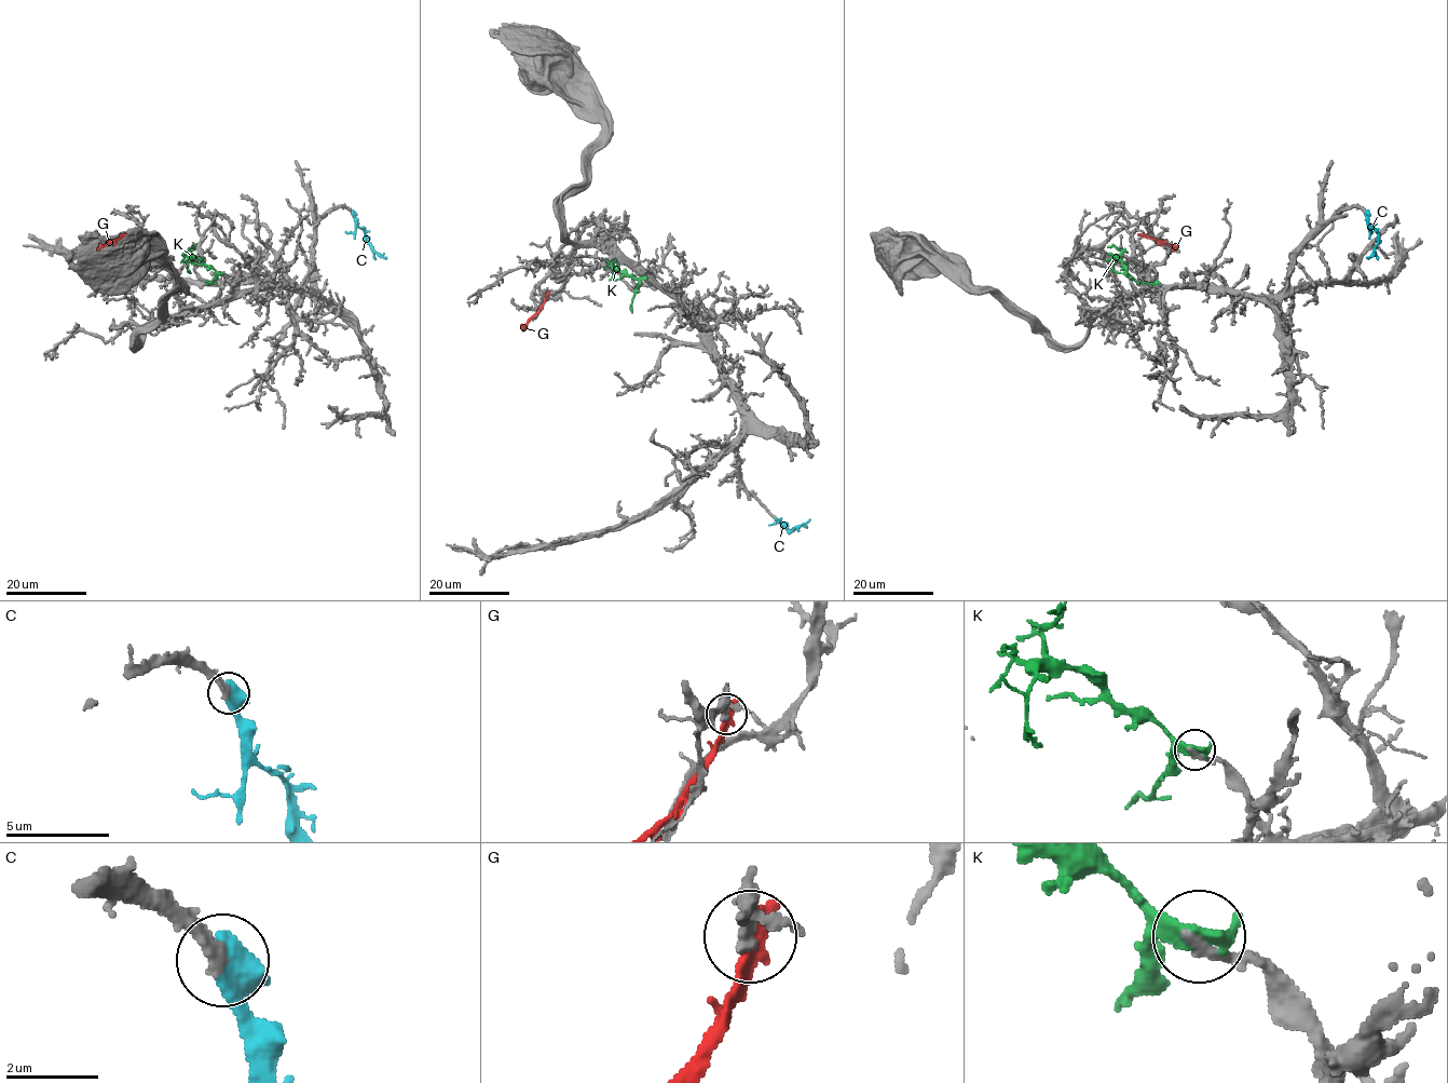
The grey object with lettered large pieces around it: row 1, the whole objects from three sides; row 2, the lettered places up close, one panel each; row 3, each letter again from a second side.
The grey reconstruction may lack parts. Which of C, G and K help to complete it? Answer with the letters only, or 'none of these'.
C

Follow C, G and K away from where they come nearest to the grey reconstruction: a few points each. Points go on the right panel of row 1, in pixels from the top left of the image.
C: (1366, 213), (1378, 241), (1370, 256), (1366, 258)
G: (1141, 235), (1171, 245), (1178, 243)
K: (1124, 273), (1122, 262), (1114, 258), (1111, 268), (1120, 273)

